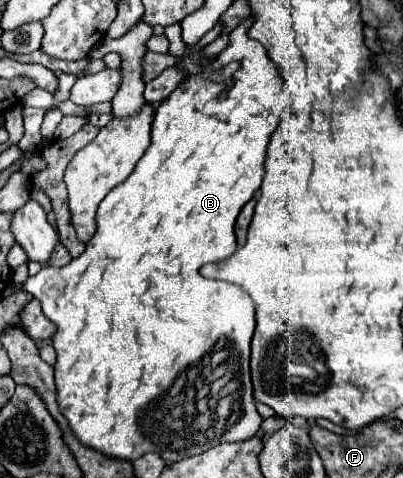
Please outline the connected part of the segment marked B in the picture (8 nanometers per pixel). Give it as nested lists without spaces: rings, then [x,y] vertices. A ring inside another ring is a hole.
[[[245,18],[231,34],[229,34],[229,46],[219,52],[219,56],[213,60],[213,64],[209,64],[209,68],[213,72],[219,72],[221,68],[225,68],[231,62],[239,62],[239,70],[231,76],[233,78],[233,86],[227,90],[225,98],[219,100],[221,92],[223,92],[223,82],[215,82],[215,80],[203,80],[203,76],[189,76],[187,80],[183,80],[171,94],[167,100],[161,102],[161,106],[157,108],[157,118],[153,120],[153,136],[151,136],[151,146],[147,148],[145,156],[137,162],[135,170],[131,172],[131,176],[117,188],[113,188],[105,200],[101,202],[99,210],[97,210],[97,232],[93,236],[91,242],[87,242],[85,252],[81,254],[81,258],[71,260],[67,266],[63,268],[53,268],[53,266],[45,266],[41,268],[39,274],[29,276],[21,288],[25,292],[31,292],[37,300],[41,300],[43,306],[43,314],[53,320],[57,324],[57,332],[53,336],[53,348],[57,352],[57,364],[55,364],[55,384],[57,384],[57,404],[63,412],[63,416],[69,422],[69,428],[73,430],[73,434],[81,440],[81,444],[95,448],[107,456],[113,458],[123,458],[123,460],[135,460],[147,452],[157,452],[157,444],[161,444],[161,458],[165,462],[179,462],[183,458],[201,454],[213,446],[217,446],[219,442],[241,442],[241,440],[249,440],[261,426],[263,418],[259,416],[259,412],[255,410],[255,400],[253,400],[253,390],[251,390],[251,376],[249,376],[249,352],[251,352],[251,338],[253,338],[253,330],[255,330],[255,304],[249,298],[249,294],[239,288],[237,284],[231,282],[223,282],[223,280],[215,280],[213,278],[205,278],[199,274],[199,268],[203,264],[209,262],[221,262],[227,260],[235,250],[237,250],[237,242],[235,242],[235,220],[241,212],[241,208],[253,198],[253,194],[259,190],[263,176],[265,173],[263,162],[265,162],[265,152],[267,152],[267,144],[271,140],[271,134],[279,128],[281,118],[287,114],[291,98],[285,90],[285,78],[281,76],[281,72],[277,70],[277,66],[269,60],[267,52],[263,46],[259,46],[255,40],[251,40],[247,36],[247,30],[253,26],[253,18]],[[225,358],[231,358],[231,376],[229,376],[229,386],[221,390],[221,394],[215,394],[217,404],[209,404],[211,410],[207,410],[209,414],[203,416],[205,406],[201,410],[201,400],[205,400],[205,394],[211,402],[211,372],[221,366],[225,362]],[[209,418],[213,418],[215,422],[211,424]]]

